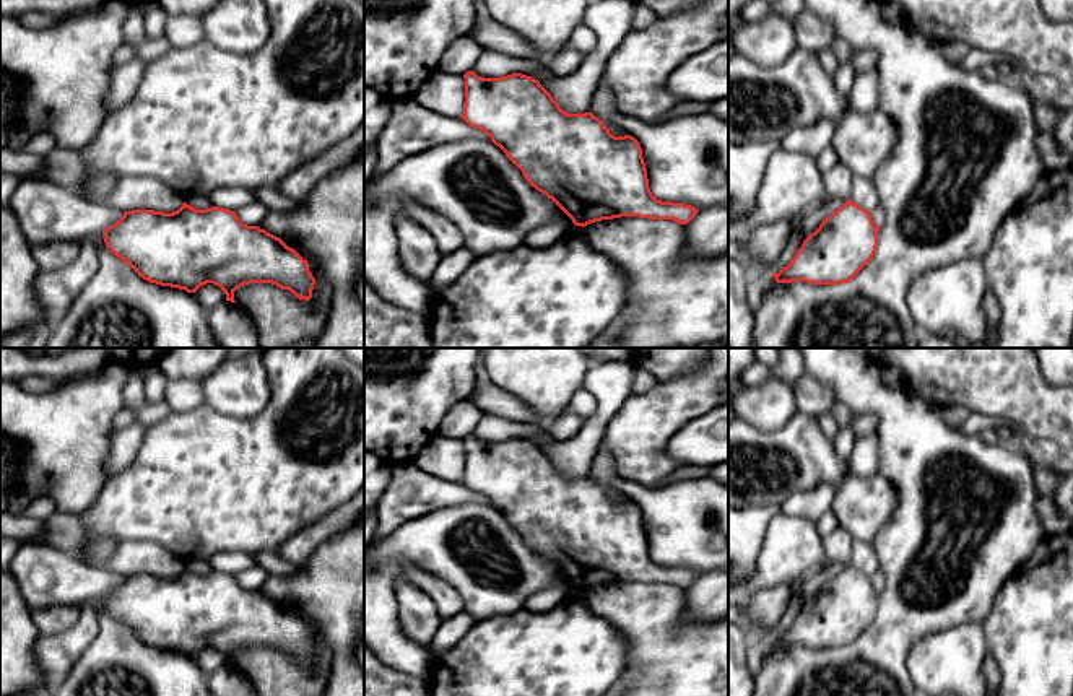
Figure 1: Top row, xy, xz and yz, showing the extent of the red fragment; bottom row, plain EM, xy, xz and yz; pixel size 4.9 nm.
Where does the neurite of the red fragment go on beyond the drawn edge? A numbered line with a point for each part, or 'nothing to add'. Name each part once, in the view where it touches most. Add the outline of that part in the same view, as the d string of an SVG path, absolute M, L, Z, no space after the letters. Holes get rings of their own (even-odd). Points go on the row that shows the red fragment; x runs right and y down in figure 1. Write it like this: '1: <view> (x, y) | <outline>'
nothing to add

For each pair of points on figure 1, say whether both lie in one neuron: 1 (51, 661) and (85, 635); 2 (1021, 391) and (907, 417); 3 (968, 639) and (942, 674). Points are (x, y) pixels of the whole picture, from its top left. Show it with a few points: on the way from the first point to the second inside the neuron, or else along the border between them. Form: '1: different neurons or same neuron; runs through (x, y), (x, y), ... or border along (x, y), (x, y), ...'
1: same neuron; runs through (59, 652), (77, 638)
2: different neurons; border along (907, 389), (942, 408)
3: same neuron; runs through (964, 648), (947, 665)

